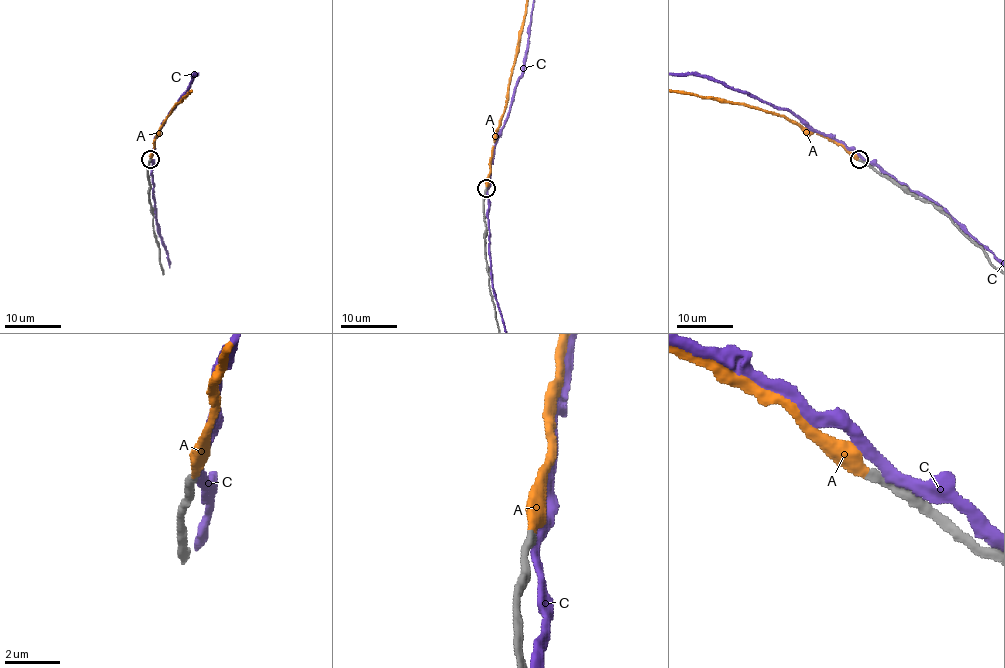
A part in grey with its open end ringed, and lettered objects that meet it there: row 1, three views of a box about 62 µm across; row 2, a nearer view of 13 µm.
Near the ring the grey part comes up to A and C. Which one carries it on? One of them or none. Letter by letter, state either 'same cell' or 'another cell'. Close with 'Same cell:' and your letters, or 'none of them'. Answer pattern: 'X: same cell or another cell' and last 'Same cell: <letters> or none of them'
A: same cell
C: another cell
Same cell: A

